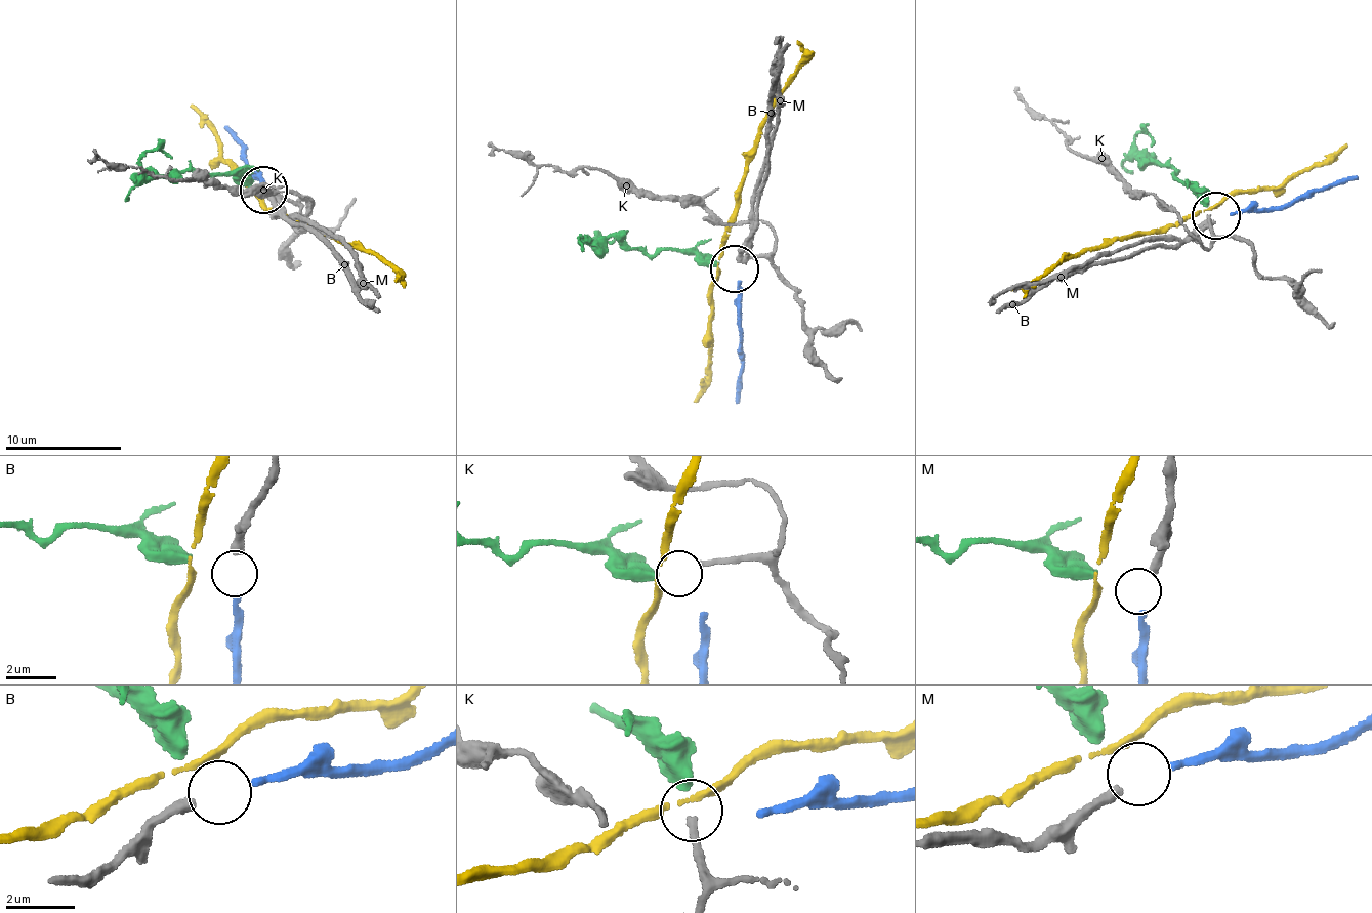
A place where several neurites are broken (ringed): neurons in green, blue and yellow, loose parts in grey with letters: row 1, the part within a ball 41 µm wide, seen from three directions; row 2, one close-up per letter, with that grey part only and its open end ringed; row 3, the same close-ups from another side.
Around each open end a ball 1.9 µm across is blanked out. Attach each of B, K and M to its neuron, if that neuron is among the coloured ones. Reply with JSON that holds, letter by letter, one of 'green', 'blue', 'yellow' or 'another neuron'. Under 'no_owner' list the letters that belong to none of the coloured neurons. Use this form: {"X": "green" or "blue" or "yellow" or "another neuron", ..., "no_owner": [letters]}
{"B": "another neuron", "K": "green", "M": "blue", "no_owner": ["B"]}

